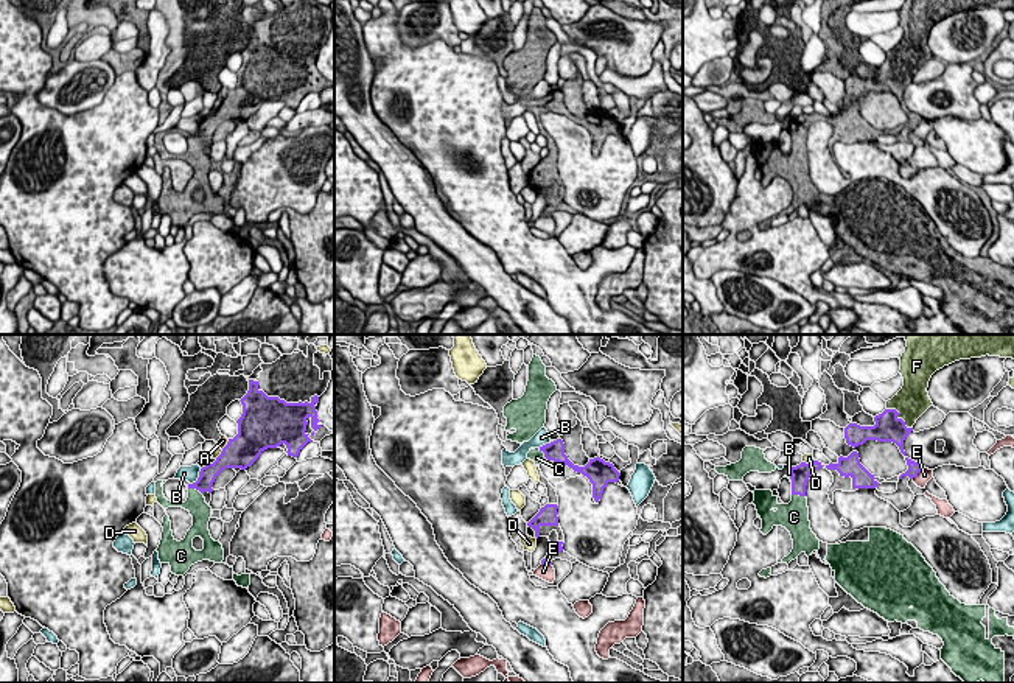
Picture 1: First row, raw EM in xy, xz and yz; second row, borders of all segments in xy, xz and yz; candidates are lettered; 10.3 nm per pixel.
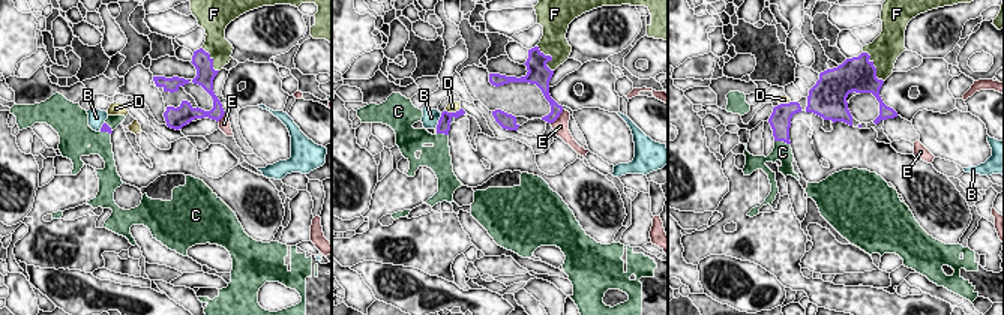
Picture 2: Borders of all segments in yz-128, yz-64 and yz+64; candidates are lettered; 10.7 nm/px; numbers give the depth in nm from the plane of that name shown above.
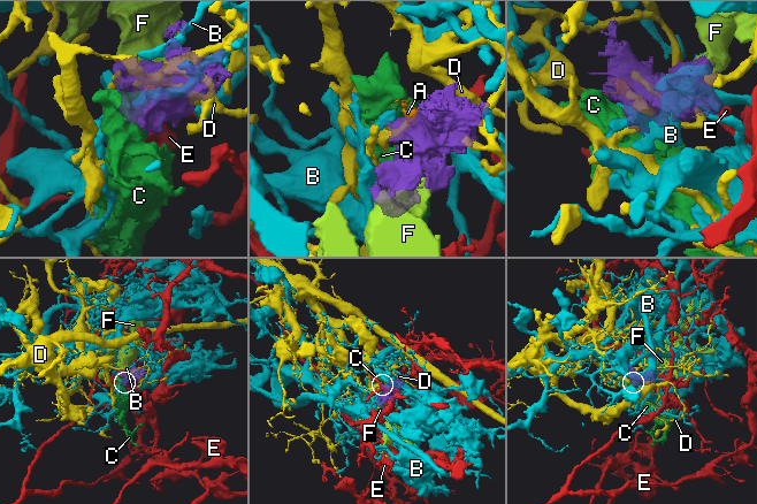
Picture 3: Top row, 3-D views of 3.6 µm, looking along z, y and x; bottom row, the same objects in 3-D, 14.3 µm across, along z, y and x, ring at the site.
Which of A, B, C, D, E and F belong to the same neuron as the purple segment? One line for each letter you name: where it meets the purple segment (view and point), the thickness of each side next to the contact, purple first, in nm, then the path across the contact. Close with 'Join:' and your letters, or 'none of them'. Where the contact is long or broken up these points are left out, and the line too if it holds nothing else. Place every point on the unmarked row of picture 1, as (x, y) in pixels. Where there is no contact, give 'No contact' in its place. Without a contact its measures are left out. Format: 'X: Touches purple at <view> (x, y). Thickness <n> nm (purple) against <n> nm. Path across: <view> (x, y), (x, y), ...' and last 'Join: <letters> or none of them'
C: Touches purple at xy (196, 140). Thickness 190 nm (purple) against 220 nm
F: Touches purple at yz (899, 70). Thickness 280 nm (purple) against 340 nm
Join: C, F

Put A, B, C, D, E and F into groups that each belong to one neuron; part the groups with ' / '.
A / B / C F / D / E

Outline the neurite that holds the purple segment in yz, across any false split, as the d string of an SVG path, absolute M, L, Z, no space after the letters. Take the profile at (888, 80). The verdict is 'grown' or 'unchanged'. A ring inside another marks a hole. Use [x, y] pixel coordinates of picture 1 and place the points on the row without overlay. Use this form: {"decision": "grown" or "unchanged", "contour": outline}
{"decision": "grown", "contour": "M905 0L899 9L902 40L886 53L886 61L874 68L874 78L849 75L844 79L846 95L855 100L866 92L893 93L905 107L905 89L913 82L916 72L933 56L927 44L932 26L955 12L986 6L1014 11L1014 0Z"}

